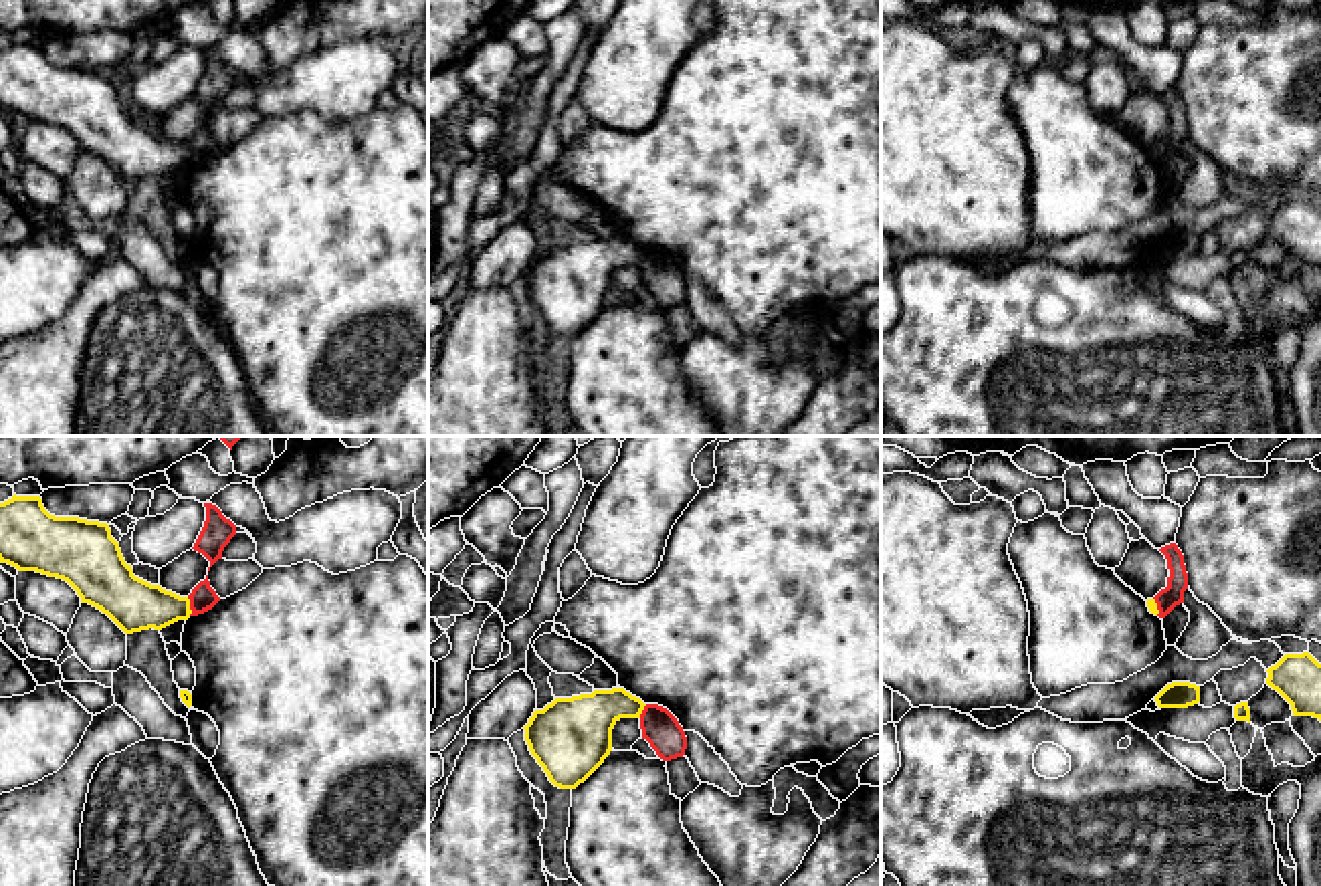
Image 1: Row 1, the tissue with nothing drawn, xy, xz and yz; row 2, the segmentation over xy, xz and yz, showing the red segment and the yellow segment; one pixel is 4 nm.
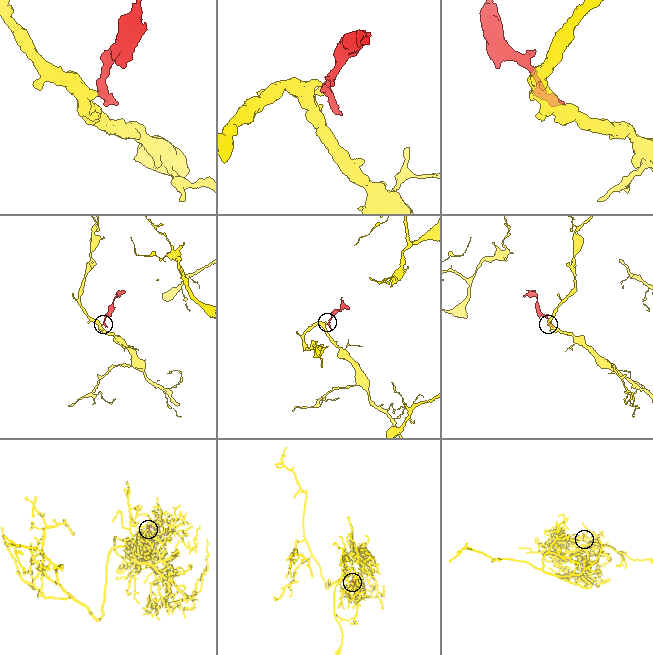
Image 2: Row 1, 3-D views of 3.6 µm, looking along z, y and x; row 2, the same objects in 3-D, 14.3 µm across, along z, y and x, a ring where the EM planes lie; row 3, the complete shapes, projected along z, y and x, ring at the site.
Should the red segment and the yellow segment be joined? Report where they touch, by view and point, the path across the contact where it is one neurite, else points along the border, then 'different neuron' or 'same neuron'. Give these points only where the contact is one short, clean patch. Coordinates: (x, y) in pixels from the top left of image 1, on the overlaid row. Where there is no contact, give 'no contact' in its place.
xy (190, 606) | along xy (186, 598), (190, 614) | different neuron

